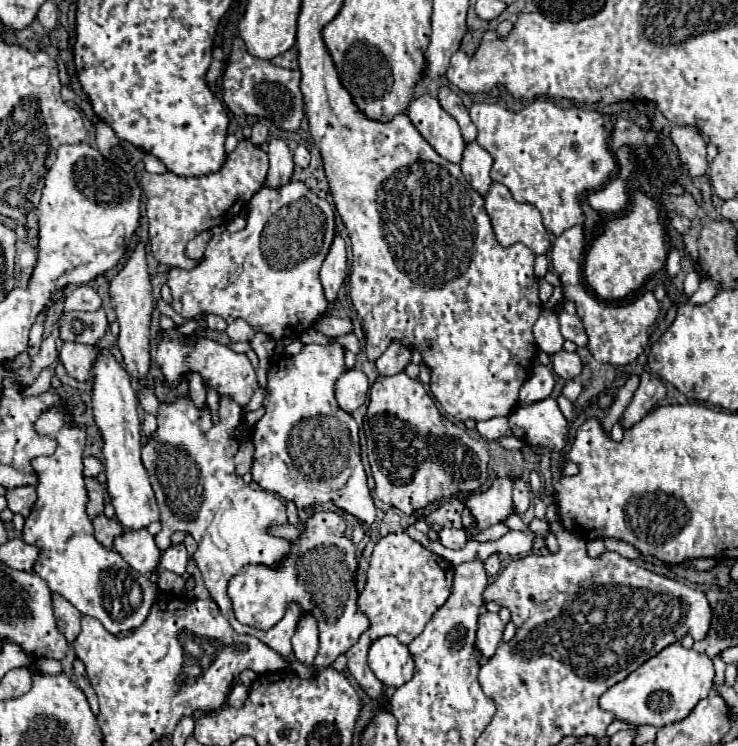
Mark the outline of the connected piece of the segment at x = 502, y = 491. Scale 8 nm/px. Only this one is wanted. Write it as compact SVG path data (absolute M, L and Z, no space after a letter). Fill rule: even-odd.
M496 478L488 490L468 494L464 504L476 522L476 528L466 528L466 534L472 536L506 520L512 514L512 481Z

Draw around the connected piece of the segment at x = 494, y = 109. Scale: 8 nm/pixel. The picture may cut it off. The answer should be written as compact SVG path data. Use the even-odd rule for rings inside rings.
M534 100L524 110L510 112L498 104L476 102L470 108L470 118L478 128L476 142L494 158L490 178L504 184L518 202L534 204L544 218L546 230L554 236L584 222L580 196L604 186L606 178L616 170L616 160L608 148L604 119L596 110L558 108L548 100Z

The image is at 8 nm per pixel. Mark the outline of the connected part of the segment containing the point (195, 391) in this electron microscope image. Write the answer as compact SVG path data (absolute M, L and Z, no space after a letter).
M188 374L188 386L190 386L190 398L196 408L206 406L206 390L202 384L202 378L198 374Z

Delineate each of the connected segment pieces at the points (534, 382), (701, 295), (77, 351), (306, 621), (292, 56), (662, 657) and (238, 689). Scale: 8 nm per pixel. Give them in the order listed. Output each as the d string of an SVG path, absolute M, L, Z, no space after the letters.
M534 366L530 376L520 388L520 402L532 404L534 400L544 400L552 394L554 388L554 376L548 366Z
M706 278L700 282L700 288L690 296L690 304L706 304L718 294L718 290L720 286L712 278Z
M64 342L60 348L60 362L64 364L66 372L80 382L86 382L90 378L90 364L94 362L94 356L96 348L86 344Z
M304 614L296 626L296 634L292 636L292 648L296 658L302 664L312 664L318 652L318 624L314 616Z
M292 46L288 52L272 58L270 62L276 66L282 66L282 68L298 68L298 50Z
M678 642L666 646L660 654L644 662L638 670L614 684L600 696L600 708L614 714L618 720L642 726L652 724L662 728L684 720L692 708L706 698L714 688L714 666L706 654L686 650Z
M236 684L228 696L228 706L232 708L240 708L248 698L248 688L244 684Z

